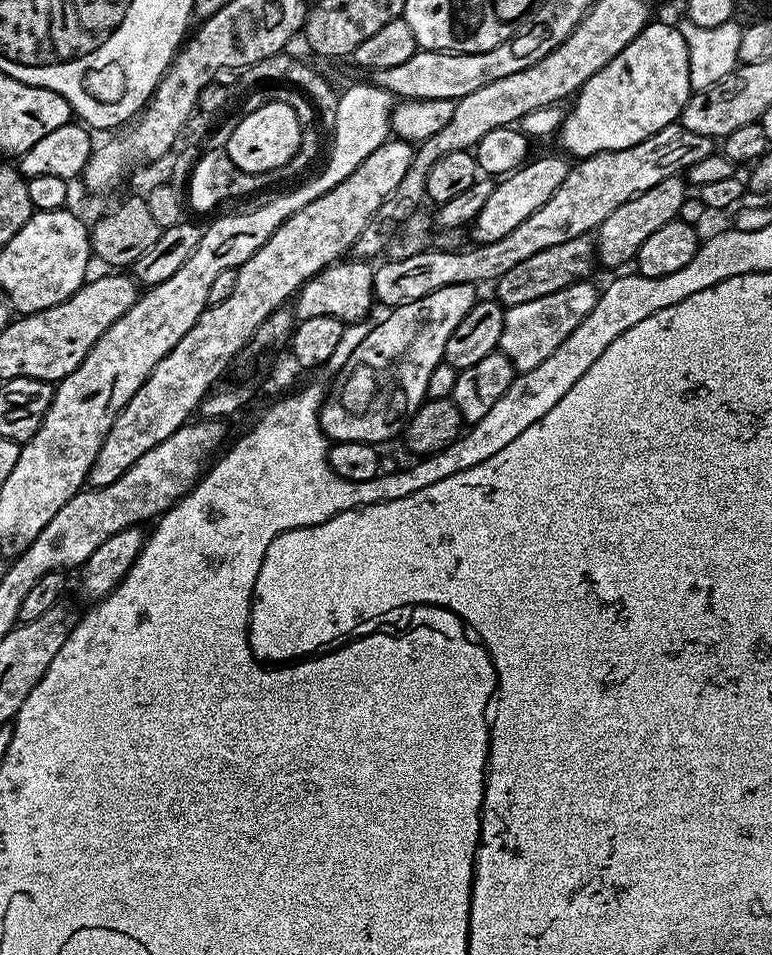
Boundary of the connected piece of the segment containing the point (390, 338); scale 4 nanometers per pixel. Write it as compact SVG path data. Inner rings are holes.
M459 284L458 286L442 286L442 290L434 290L434 294L426 294L426 298L418 298L418 302L410 302L401 308L393 308L387 313L381 324L377 323L370 330L370 334L366 334L366 338L362 338L362 343L358 345L358 350L354 350L354 354L350 354L350 358L346 358L346 362L342 365L339 372L335 373L336 380L330 384L330 391L325 395L324 407L320 410L320 429L329 441L345 440L346 442L366 442L367 444L375 444L383 446L387 440L392 440L401 435L408 419L420 409L428 394L428 383L430 382L430 373L433 372L434 366L438 366L444 359L444 351L446 350L446 342L450 338L450 334L454 334L454 326L458 326L458 322L462 322L462 318L466 318L466 314L478 303L477 285Z

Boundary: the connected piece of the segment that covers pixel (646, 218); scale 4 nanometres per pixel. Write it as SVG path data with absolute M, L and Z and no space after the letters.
M678 175L662 178L658 186L622 202L622 206L618 206L610 218L601 222L594 233L599 267L620 268L623 264L631 265L638 254L638 246L642 246L642 242L646 242L646 238L650 238L650 234L655 234L661 226L666 226L666 222L677 219L682 202L689 195L690 188L685 177Z

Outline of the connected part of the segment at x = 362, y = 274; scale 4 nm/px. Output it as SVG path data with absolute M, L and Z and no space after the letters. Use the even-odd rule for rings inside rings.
M344 258L323 268L314 278L310 278L294 297L294 316L297 321L306 318L338 318L345 325L355 324L369 315L374 305L374 268L364 258Z

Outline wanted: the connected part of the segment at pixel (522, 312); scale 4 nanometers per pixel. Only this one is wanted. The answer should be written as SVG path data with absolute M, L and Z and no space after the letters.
M580 280L574 286L566 286L566 290L554 290L554 294L546 294L546 298L534 298L534 302L522 302L513 308L505 308L502 322L502 338L499 351L516 367L517 373L534 370L534 366L546 362L574 330L594 310L598 288L588 280Z

